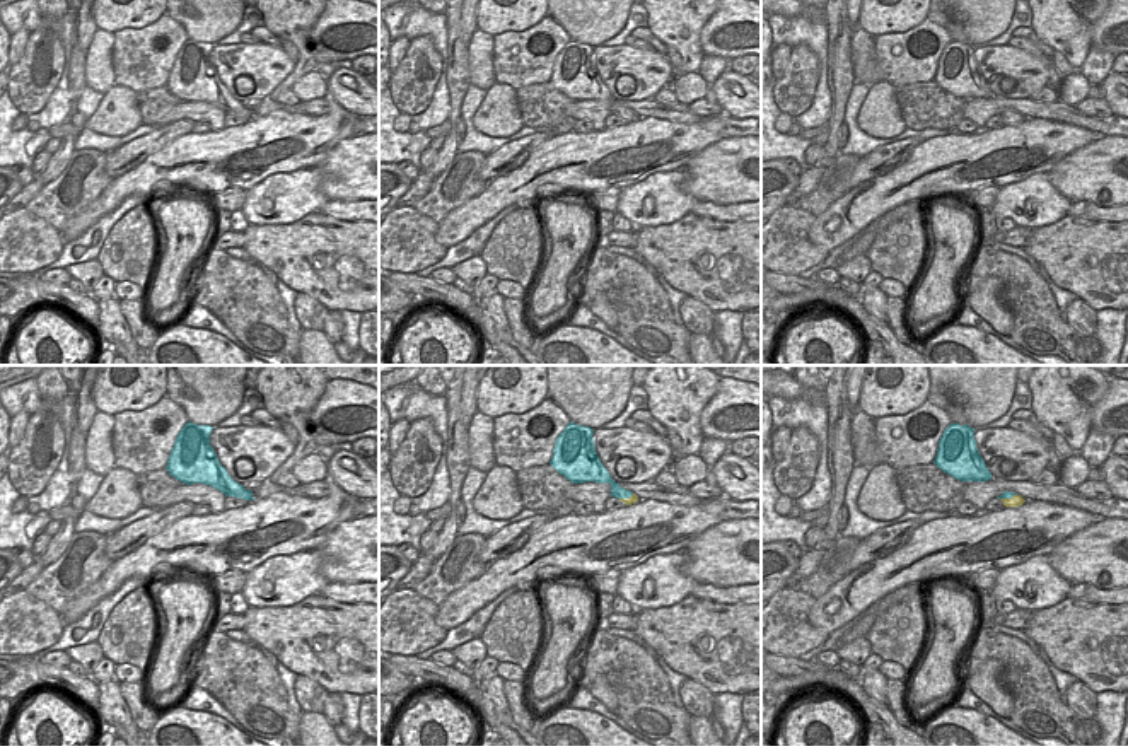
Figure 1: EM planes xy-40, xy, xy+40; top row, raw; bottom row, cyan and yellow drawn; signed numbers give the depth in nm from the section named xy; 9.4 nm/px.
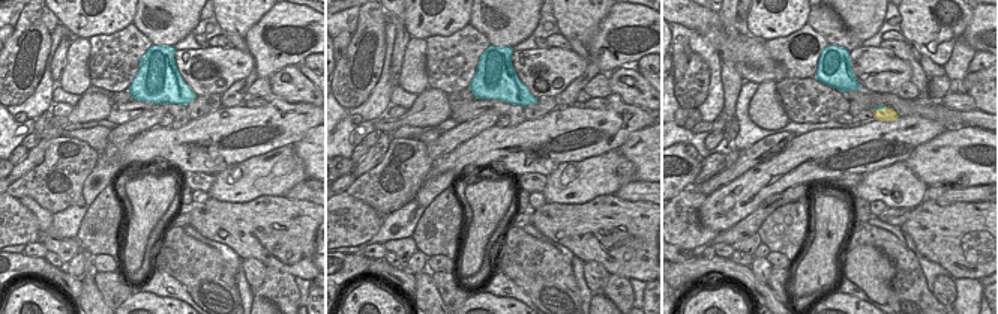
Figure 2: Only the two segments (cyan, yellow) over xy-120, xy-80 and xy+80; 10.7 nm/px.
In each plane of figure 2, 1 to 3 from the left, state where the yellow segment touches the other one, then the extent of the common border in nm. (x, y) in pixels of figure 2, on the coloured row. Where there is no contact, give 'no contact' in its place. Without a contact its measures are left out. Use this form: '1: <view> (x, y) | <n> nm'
1: no contact
2: no contact
3: xy+80 (878, 108) | 140 nm

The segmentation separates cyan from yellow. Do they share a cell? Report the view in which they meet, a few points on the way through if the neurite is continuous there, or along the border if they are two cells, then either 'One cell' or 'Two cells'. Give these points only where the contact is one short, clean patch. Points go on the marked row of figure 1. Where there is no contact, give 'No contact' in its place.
Touches cyan in xy+40. Path across: xy+40 (1005, 494), (1007, 497), (1016, 501). One cell

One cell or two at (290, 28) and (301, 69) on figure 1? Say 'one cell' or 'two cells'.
one cell

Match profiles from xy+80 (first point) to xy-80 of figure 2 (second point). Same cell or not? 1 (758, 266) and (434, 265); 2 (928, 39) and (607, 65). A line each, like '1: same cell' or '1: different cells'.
1: different cells
2: different cells

